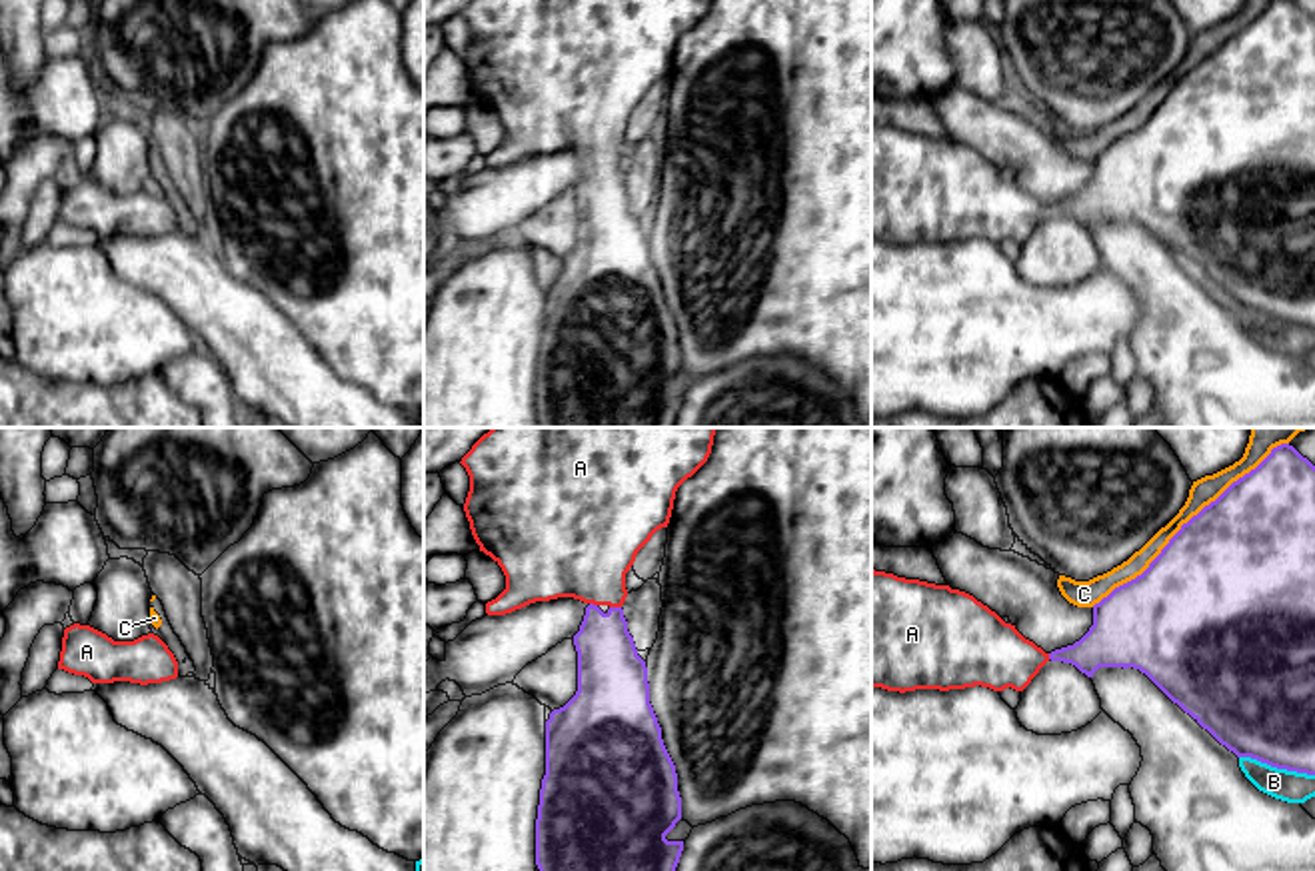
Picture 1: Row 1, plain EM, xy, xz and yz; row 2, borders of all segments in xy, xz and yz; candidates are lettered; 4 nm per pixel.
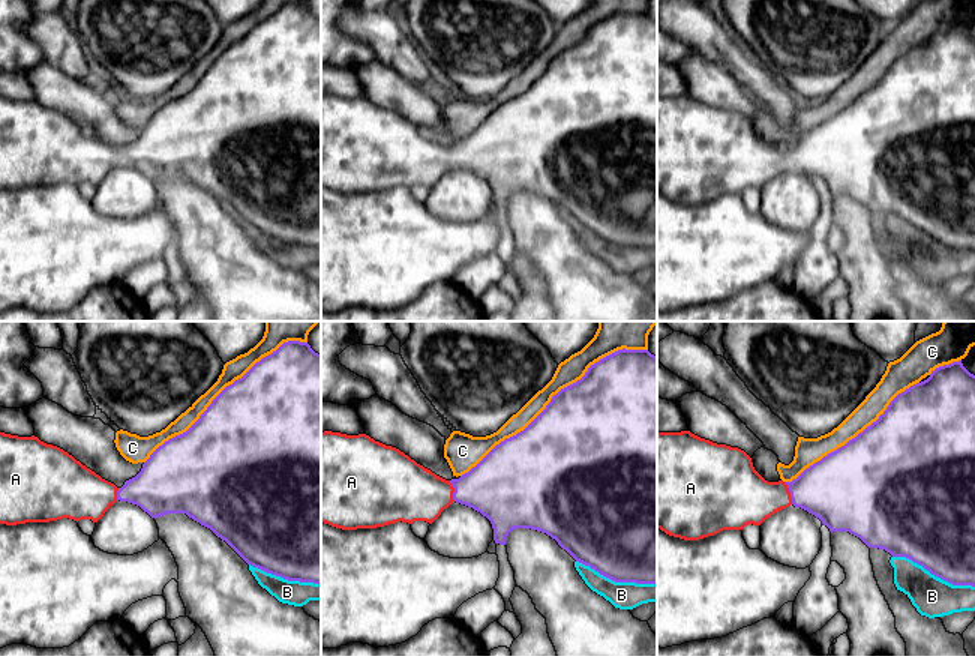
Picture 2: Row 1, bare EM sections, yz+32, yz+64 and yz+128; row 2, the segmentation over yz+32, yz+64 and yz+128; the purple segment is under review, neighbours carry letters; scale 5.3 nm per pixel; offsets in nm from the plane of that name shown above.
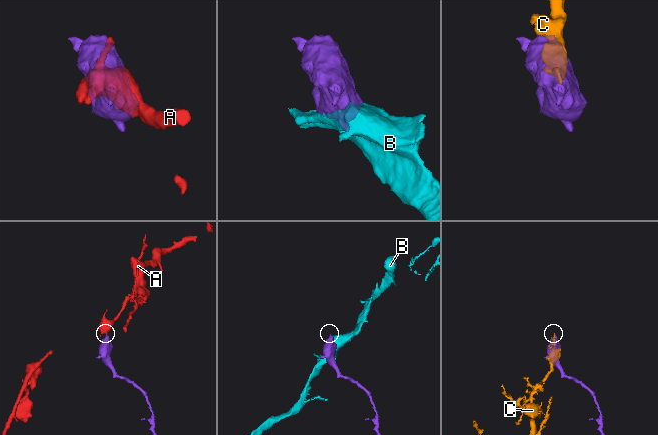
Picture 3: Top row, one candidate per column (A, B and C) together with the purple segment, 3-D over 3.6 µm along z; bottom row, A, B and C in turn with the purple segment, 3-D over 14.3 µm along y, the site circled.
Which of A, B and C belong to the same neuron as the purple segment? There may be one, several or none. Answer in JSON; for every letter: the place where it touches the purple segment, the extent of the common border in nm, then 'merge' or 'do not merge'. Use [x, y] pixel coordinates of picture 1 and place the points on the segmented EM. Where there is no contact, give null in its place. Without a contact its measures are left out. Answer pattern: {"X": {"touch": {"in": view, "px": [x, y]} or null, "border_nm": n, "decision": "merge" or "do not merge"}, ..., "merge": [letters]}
{"A": {"touch": {"in": "xz", "px": [616, 608]}, "border_nm": 50, "decision": "merge"}, "B": {"touch": {"in": "yz", "px": [1278, 768]}, "border_nm": 320, "decision": "do not merge"}, "C": {"touch": {"in": "yz", "px": [1188, 522]}, "border_nm": 1000, "decision": "do not merge"}, "merge": ["A"]}

